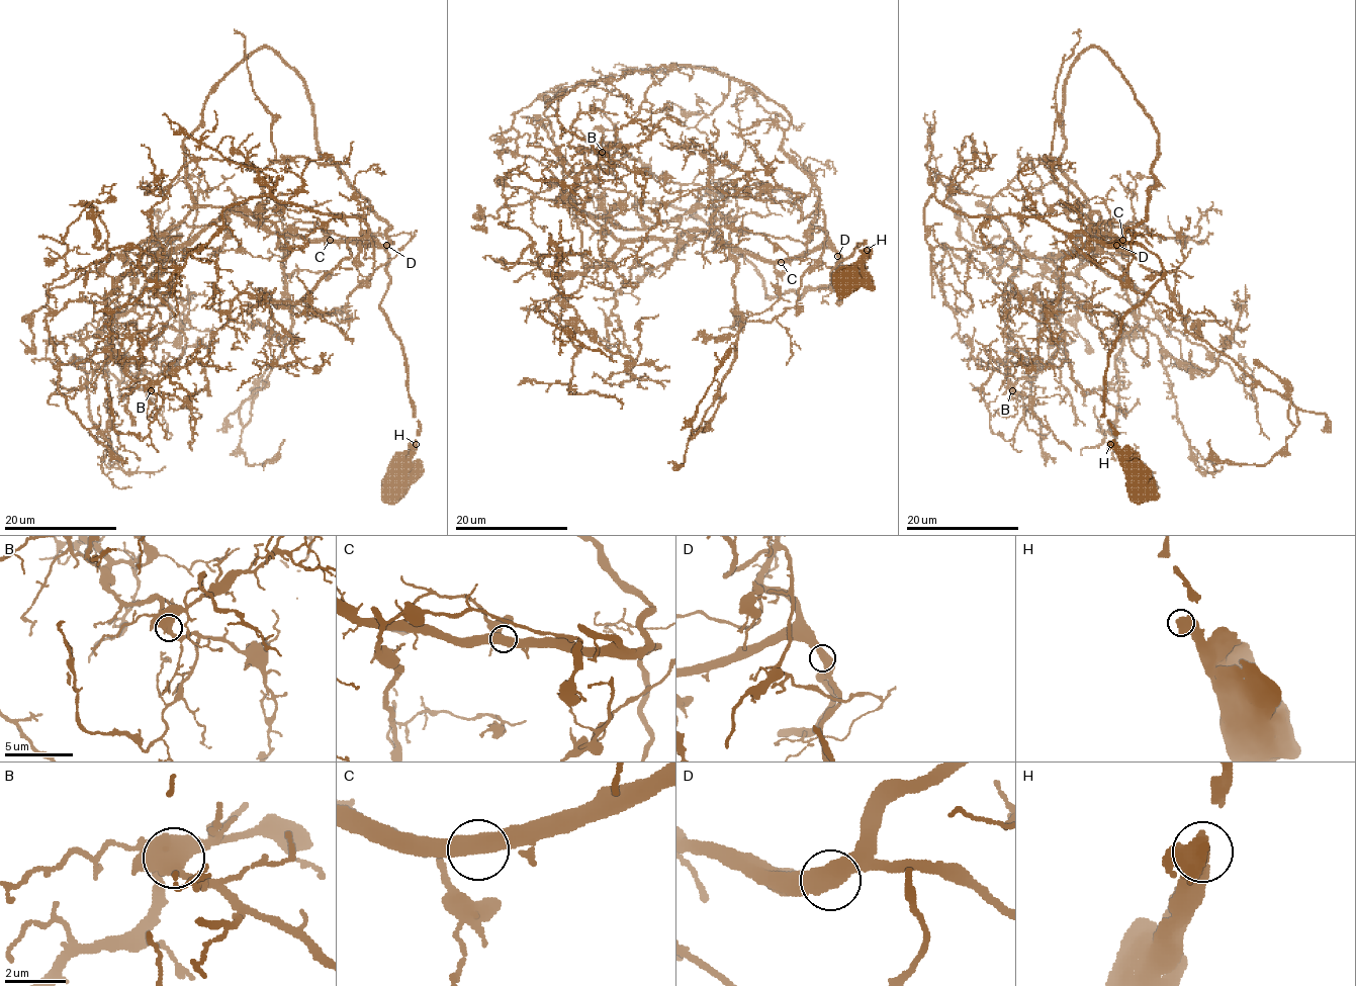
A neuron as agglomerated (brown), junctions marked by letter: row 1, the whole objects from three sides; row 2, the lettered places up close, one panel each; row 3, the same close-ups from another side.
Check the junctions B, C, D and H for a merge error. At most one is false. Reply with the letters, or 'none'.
none

